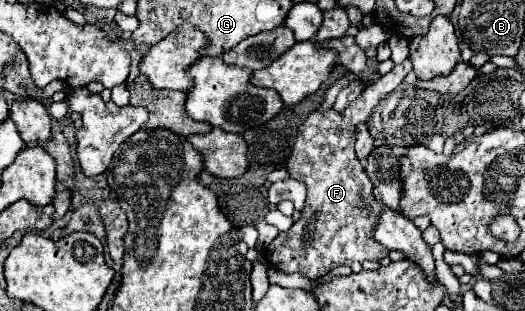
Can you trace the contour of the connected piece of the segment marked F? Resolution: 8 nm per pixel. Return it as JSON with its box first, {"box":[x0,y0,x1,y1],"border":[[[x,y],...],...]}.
{"box":[266,59,412,279],"border":[[[410,59],[394,65],[390,73],[374,81],[370,87],[346,107],[344,113],[314,111],[302,127],[298,127],[292,155],[286,161],[286,169],[292,179],[302,181],[308,189],[302,219],[292,225],[290,231],[280,233],[268,247],[266,259],[274,269],[284,273],[302,273],[308,279],[318,279],[330,273],[338,265],[352,265],[354,261],[380,261],[388,257],[388,249],[372,239],[372,227],[380,211],[380,203],[374,197],[374,187],[364,171],[364,165],[354,153],[354,127],[366,123],[374,107],[394,91],[402,79],[412,71]]]}

